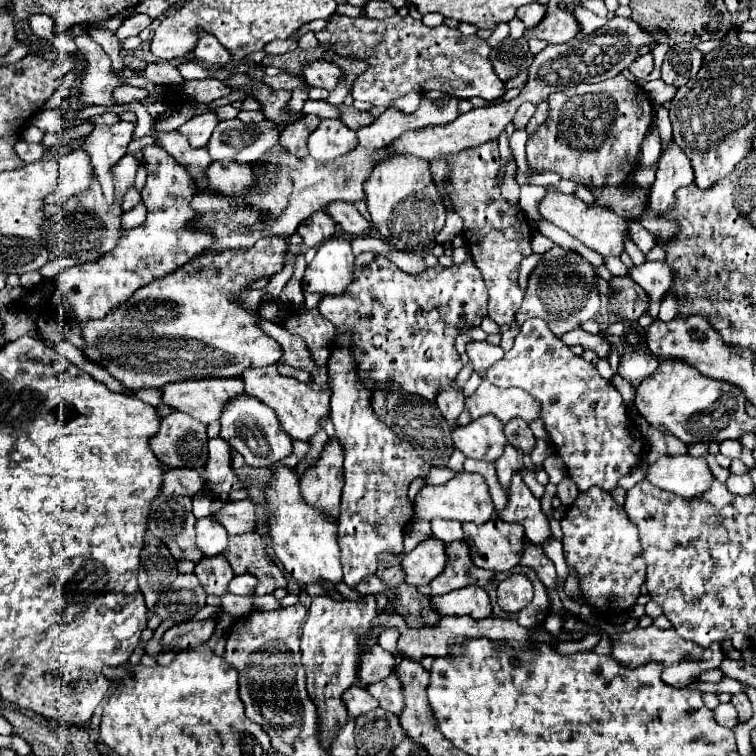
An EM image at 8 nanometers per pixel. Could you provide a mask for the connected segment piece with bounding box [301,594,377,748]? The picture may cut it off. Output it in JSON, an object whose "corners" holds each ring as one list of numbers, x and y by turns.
{"corners":[[373,594,361,596,359,600,335,600,333,596,315,596,309,608,309,616,307,622,301,628,301,654,303,654,303,666,307,670,307,692,311,696,311,700,317,706,317,714,319,714,319,742,323,748,331,746,331,740,335,738,337,730,345,724,347,720,347,708,341,700,343,692,353,686,353,682,357,680,357,656,361,654,361,646,357,646,357,636,363,634,365,630,369,630,369,624,373,620,373,616,377,614,377,602]]}

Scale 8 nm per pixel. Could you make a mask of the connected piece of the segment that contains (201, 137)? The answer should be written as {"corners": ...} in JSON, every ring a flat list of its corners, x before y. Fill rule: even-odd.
{"corners":[[205,112,199,116,193,116,189,122,185,122,183,126,179,126,177,130,189,138,191,146,207,146,213,130,217,128,217,114,215,112]]}

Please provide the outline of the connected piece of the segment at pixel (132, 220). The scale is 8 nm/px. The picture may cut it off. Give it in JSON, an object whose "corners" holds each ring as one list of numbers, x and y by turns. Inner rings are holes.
{"corners":[[139,202,133,210,125,212,125,214,123,214,123,226,121,226,121,238,127,236,129,230,141,226,141,224,145,222,145,218,147,218,147,206,145,206,143,202]]}

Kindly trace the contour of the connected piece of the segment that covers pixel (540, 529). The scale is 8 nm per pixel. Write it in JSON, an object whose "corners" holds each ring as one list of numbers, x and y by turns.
{"corners":[[515,472,511,478,507,506,497,512,497,518,505,522,519,522,525,528,527,542,543,544,551,540,547,516,541,512,539,500,531,494,519,472]]}

